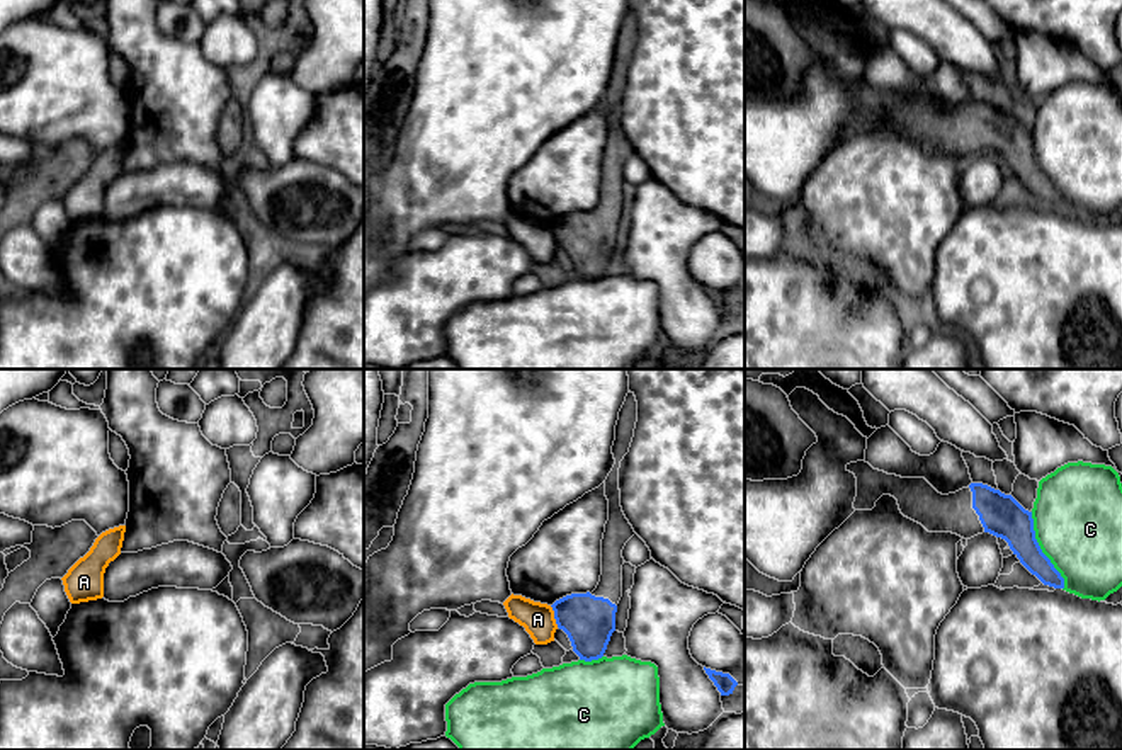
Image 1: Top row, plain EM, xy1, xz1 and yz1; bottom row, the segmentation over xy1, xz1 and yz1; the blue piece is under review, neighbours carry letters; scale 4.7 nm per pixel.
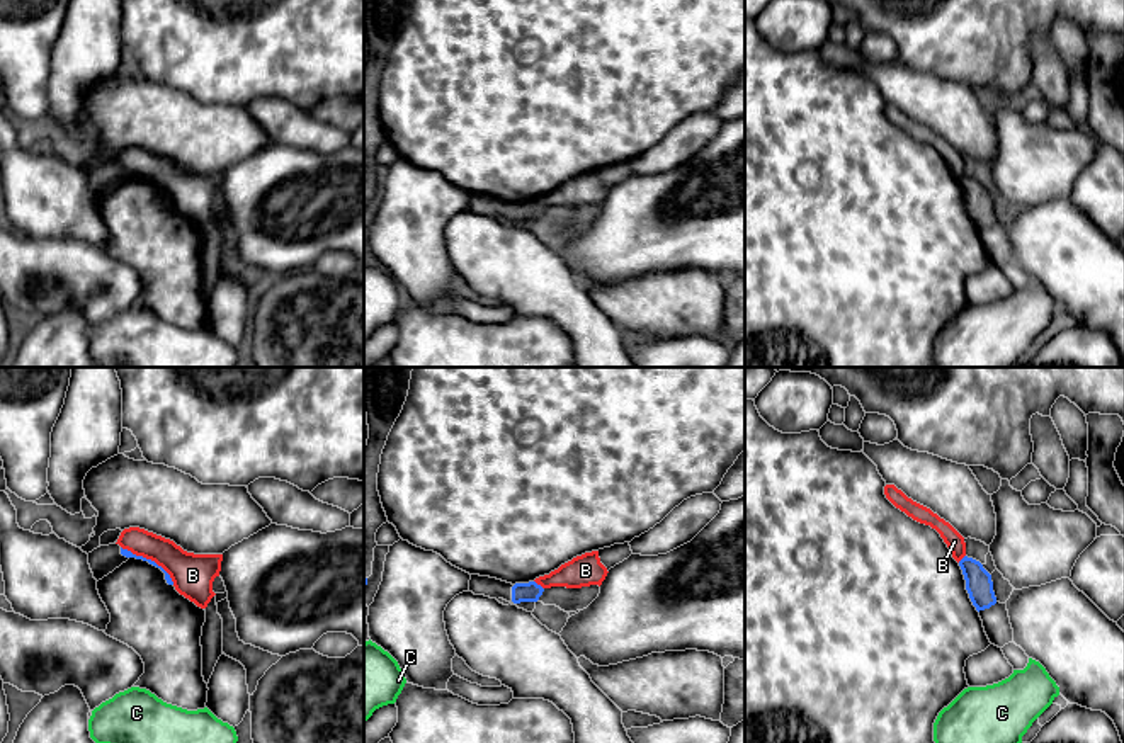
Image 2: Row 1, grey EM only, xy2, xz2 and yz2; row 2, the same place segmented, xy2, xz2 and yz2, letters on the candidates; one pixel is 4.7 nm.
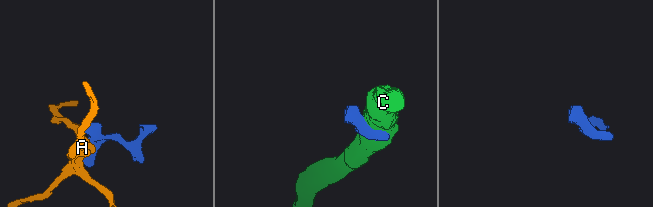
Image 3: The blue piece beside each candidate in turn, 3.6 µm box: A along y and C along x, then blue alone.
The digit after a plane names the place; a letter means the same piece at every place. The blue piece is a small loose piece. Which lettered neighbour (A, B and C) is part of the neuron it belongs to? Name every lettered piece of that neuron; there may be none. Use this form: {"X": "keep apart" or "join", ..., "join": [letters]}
{"A": "keep apart", "B": "keep apart", "C": "keep apart", "join": []}

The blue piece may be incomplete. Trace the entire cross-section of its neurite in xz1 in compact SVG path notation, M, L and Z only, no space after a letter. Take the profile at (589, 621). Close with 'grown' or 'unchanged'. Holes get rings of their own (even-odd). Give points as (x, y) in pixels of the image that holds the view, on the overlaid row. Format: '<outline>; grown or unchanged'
M627 393L615 425L612 454L615 464L605 480L609 520L602 539L602 575L590 594L571 594L551 607L559 629L563 629L580 660L592 662L604 656L615 631L617 604L622 597L622 549L636 534L620 507L619 468L629 452L638 422L638 401Z; grown

